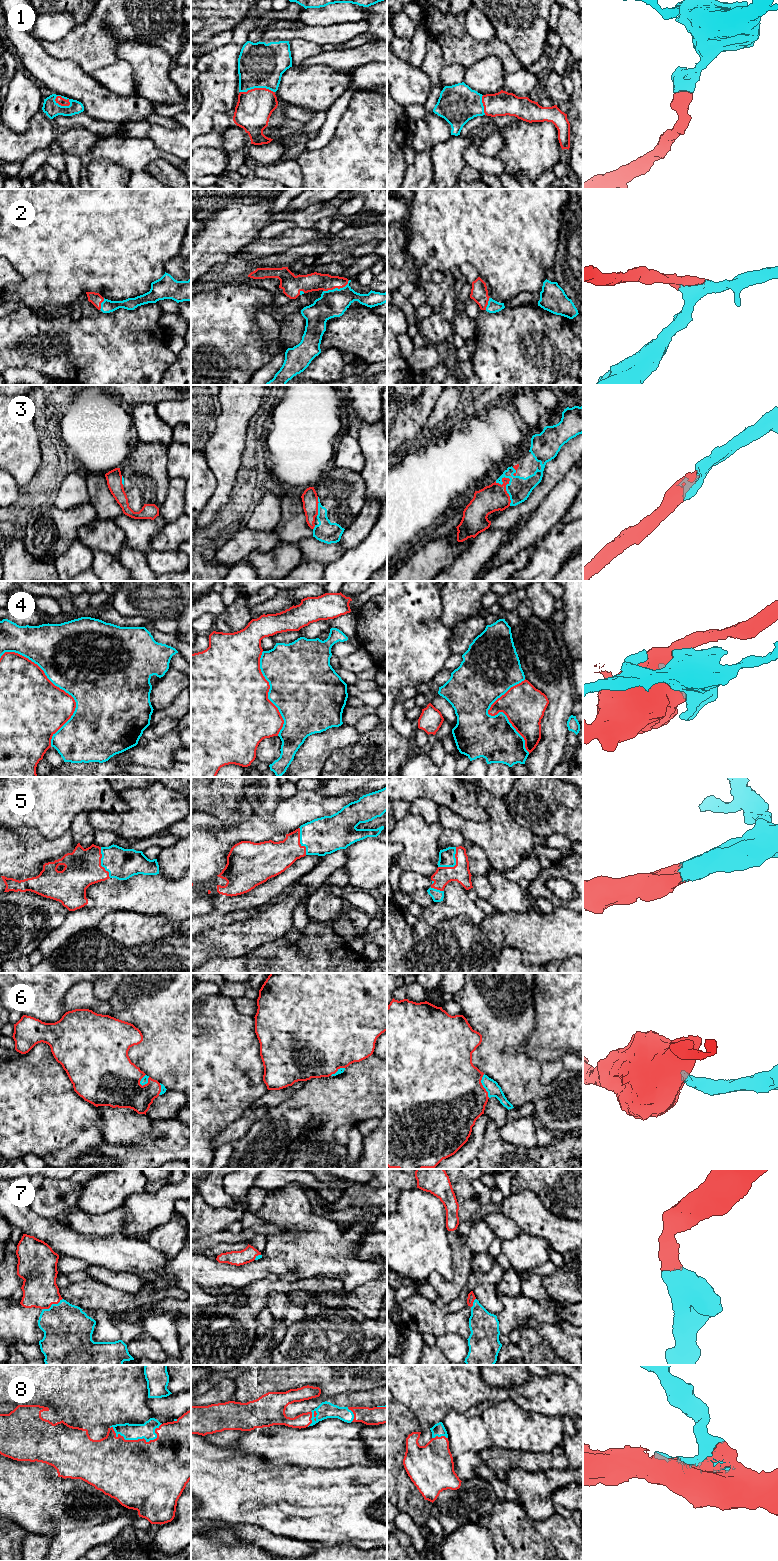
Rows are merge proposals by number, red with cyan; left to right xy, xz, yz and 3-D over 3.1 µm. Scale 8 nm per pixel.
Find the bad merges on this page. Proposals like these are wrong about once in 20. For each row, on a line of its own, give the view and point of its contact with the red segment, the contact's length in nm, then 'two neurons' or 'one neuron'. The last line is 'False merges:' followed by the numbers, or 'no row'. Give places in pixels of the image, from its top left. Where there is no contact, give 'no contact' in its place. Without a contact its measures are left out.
1: meets red in xy at (62, 105); contact 140 nm long; one neuron
2: meets red in xz at (336, 287); contact 240 nm long; one neuron
3: meets red in yz at (505, 490); contact 240 nm long; one neuron
4: meets red in xy at (58, 687); contact 850 nm long; two neurons
5: meets red in yz at (456, 864); contact 220 nm long; one neuron
6: meets red in yz at (482, 1086); contact 200 nm long; one neuron
7: meets red in xy at (52, 1303); contact 180 nm long; one neuron
8: meets red in xy at (139, 1439); contact 420 nm long; one neuron
False merges: 4

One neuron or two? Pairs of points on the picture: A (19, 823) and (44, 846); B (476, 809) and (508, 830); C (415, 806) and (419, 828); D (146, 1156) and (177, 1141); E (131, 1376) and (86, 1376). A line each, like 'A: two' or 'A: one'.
A: two
B: two
C: two
D: one
E: one

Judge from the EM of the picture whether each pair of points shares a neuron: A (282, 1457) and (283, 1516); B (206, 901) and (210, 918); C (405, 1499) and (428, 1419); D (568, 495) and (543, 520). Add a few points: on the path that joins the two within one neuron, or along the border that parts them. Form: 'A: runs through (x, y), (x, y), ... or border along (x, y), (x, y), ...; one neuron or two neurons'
A: border along (260, 1457), (276, 1466), (295, 1465), (305, 1468); two neurons
B: border along (214, 909), (201, 915); two neurons
C: border along (408, 1409), (417, 1419), (421, 1430); two neurons
D: runs through (562, 501), (549, 514); one neuron

